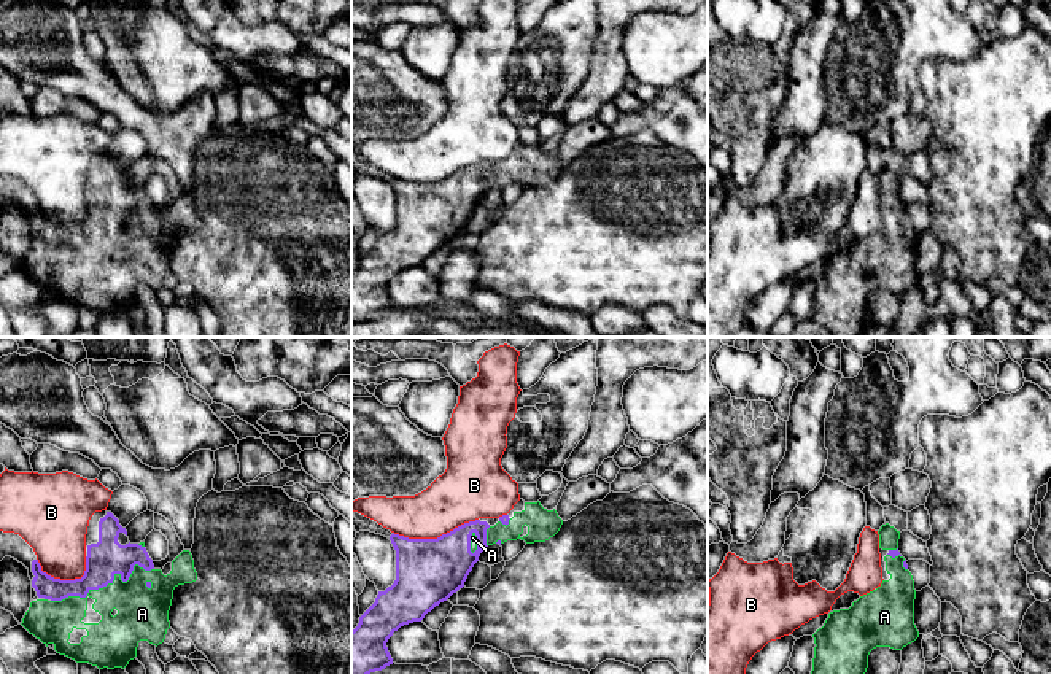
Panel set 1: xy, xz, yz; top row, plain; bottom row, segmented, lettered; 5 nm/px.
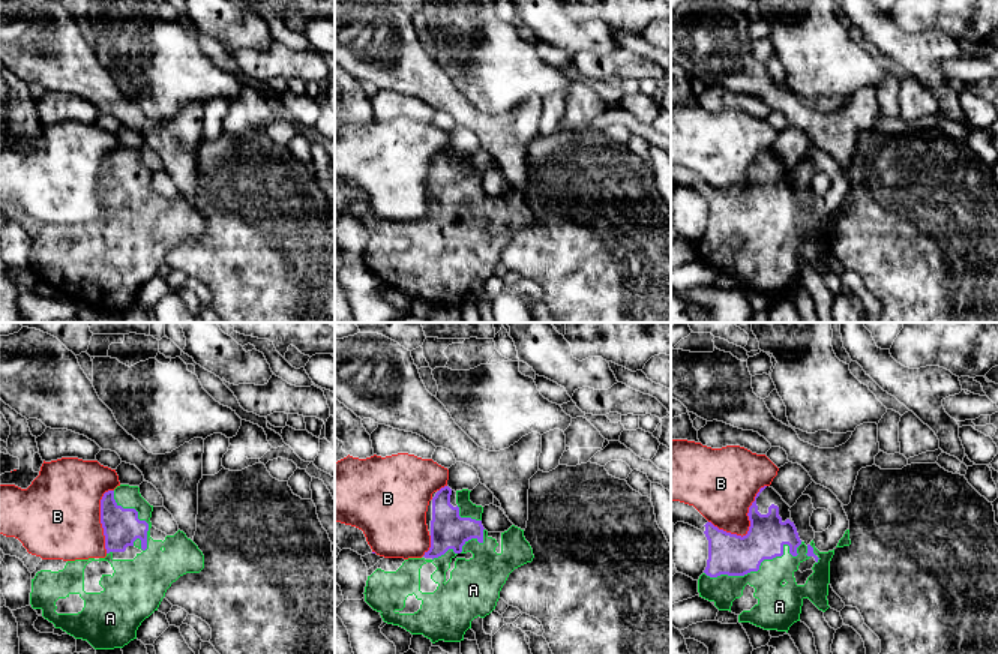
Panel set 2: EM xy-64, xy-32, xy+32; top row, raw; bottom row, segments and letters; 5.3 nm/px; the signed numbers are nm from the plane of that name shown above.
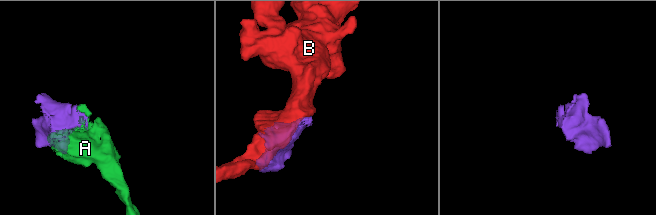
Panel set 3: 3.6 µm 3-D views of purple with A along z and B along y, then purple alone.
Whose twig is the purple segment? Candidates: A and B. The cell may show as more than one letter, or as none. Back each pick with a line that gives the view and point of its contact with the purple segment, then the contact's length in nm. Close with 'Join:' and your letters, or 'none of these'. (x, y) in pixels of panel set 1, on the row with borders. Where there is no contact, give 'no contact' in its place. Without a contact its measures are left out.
A: contact xy (107, 584); length 550 nm
Join: A

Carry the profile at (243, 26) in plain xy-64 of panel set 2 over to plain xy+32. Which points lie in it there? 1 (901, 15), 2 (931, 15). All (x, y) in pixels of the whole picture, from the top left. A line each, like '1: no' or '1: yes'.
1: no
2: no

